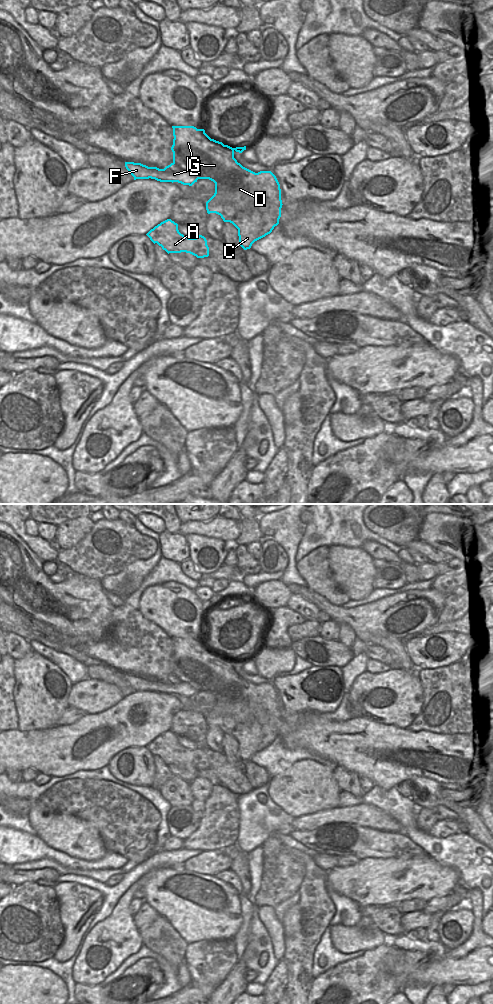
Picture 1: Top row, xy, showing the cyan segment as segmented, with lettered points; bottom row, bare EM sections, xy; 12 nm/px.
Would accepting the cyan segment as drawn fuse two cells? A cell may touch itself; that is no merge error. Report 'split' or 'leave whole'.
split

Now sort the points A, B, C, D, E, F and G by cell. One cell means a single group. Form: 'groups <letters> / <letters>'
groups A C D E G / B F

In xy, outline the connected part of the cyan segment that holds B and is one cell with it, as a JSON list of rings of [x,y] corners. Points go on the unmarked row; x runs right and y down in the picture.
[[[125,674],[126,681],[136,691],[155,691],[160,694],[178,694],[192,698],[198,690],[189,683],[181,682],[176,676],[171,675],[164,681],[148,679],[141,675]]]

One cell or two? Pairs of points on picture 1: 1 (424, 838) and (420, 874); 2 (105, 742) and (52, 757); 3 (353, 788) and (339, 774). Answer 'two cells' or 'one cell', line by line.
1: two cells
2: one cell
3: one cell

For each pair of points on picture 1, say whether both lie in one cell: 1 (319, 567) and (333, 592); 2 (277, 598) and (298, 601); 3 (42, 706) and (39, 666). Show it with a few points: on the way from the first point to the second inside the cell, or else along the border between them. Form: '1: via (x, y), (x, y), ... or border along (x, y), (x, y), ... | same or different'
1: via (319, 573), (319, 578), (327, 586) | same
2: border along (291, 593), (285, 605) | different
3: via (40, 696), (39, 676) | same

